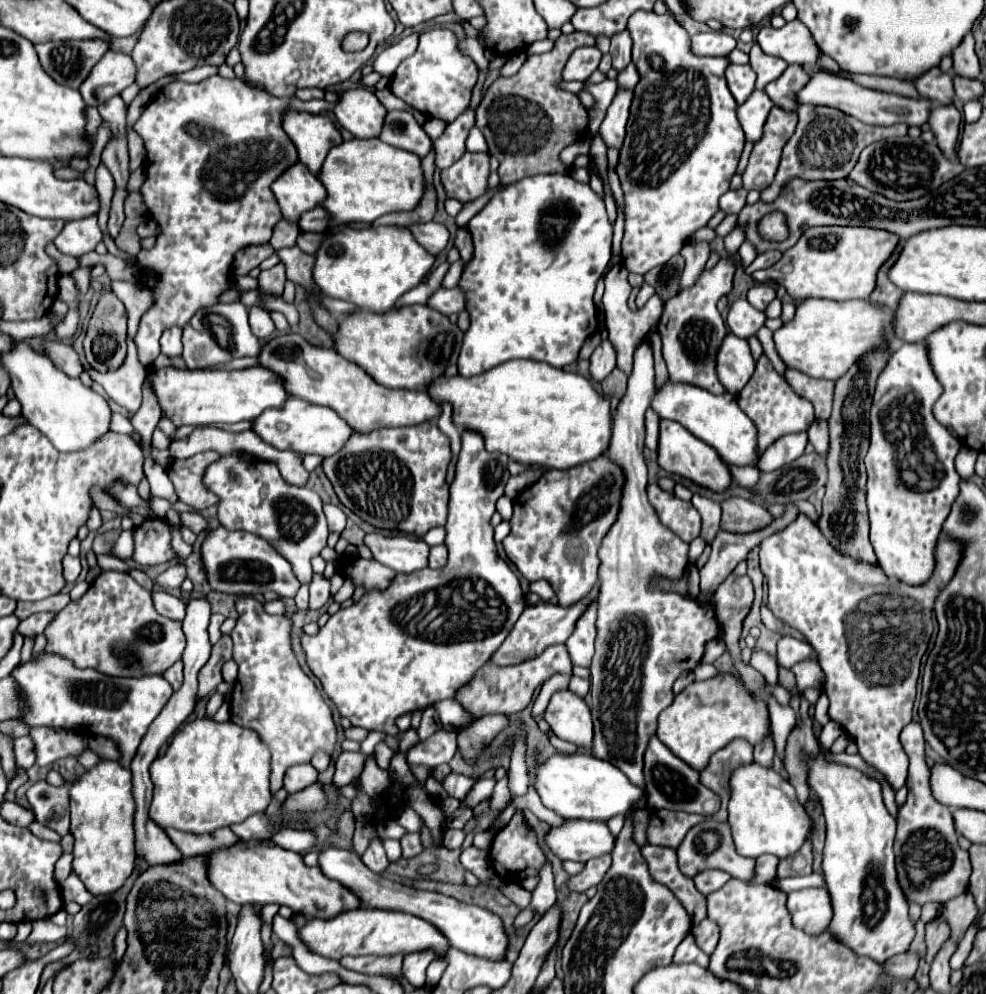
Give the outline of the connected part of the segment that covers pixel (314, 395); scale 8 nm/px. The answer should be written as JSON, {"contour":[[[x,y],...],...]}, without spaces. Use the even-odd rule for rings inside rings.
{"contour":[[[297,333],[275,335],[263,343],[261,367],[269,367],[279,375],[285,375],[285,387],[293,397],[301,397],[313,405],[331,407],[343,421],[347,421],[359,433],[371,433],[381,427],[409,427],[425,421],[435,421],[441,415],[437,401],[429,399],[425,391],[385,389],[367,371],[337,355],[333,349],[321,349],[309,345]]]}

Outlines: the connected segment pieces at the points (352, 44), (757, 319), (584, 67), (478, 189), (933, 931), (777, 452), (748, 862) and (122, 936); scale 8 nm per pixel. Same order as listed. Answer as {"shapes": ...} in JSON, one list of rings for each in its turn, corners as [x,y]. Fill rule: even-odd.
{"shapes":[[[[349,33],[349,35],[345,37],[345,41],[343,41],[343,49],[345,49],[345,51],[359,51],[359,49],[363,49],[367,43],[369,43],[369,39],[367,39],[365,33]]],[[[739,299],[729,307],[727,325],[729,325],[729,331],[735,333],[737,337],[749,339],[765,325],[765,319],[767,317],[763,311],[757,311],[749,301]]],[[[581,47],[573,51],[573,55],[569,57],[563,69],[563,79],[583,83],[597,69],[599,61],[601,61],[601,51],[597,47]]],[[[469,151],[449,169],[441,171],[441,181],[447,191],[447,197],[453,197],[461,203],[469,203],[481,197],[487,191],[489,179],[489,155],[473,155]]],[[[933,919],[927,923],[927,955],[925,955],[925,961],[927,963],[933,963],[935,955],[941,951],[941,947],[945,945],[945,941],[949,939],[951,931],[949,931],[949,925],[943,921],[943,919]]],[[[789,433],[779,437],[773,445],[767,447],[767,451],[761,455],[761,467],[759,471],[775,471],[777,467],[783,467],[791,463],[793,459],[803,455],[803,449],[807,445],[807,433]]],[[[707,819],[703,823],[699,823],[697,827],[689,829],[689,833],[685,835],[685,841],[677,849],[677,859],[679,859],[681,871],[687,877],[693,877],[705,869],[721,869],[741,881],[749,881],[753,877],[753,869],[755,869],[755,859],[745,859],[745,857],[737,855],[729,823],[727,821],[719,823],[715,819]]],[[[122,927],[115,936],[115,941],[114,941],[115,953],[113,956],[117,962],[122,959],[122,957],[126,952],[127,949],[126,938],[127,938],[127,932],[125,928]]]]}

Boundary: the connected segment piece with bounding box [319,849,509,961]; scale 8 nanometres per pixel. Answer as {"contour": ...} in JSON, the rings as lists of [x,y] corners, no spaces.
{"contour":[[[325,849],[319,857],[319,867],[329,875],[329,879],[337,879],[339,883],[349,885],[361,899],[365,899],[367,907],[375,909],[393,909],[393,911],[405,911],[411,915],[419,915],[421,919],[433,923],[451,943],[451,947],[461,949],[471,955],[481,955],[485,959],[497,959],[503,961],[509,951],[509,937],[503,929],[503,921],[477,905],[465,905],[449,895],[433,893],[433,891],[419,891],[401,883],[393,883],[389,879],[379,877],[371,869],[367,869],[361,863],[361,857],[355,851],[343,851],[343,849]]]}

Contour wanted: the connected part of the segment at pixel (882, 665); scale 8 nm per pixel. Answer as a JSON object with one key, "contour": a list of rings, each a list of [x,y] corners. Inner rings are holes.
{"contour":[[[799,513],[797,519],[787,527],[769,535],[761,543],[759,551],[761,571],[769,583],[767,607],[775,617],[787,621],[791,627],[803,633],[807,643],[817,649],[821,655],[819,665],[825,671],[825,693],[831,701],[829,717],[855,739],[859,755],[879,769],[893,789],[899,789],[907,779],[909,757],[899,743],[899,733],[912,721],[921,657],[927,651],[927,643],[933,633],[933,599],[937,597],[937,591],[953,577],[953,571],[961,559],[961,543],[951,541],[945,535],[941,535],[939,541],[933,577],[921,587],[905,587],[903,583],[897,583],[897,579],[885,579],[879,567],[865,567],[865,563],[845,559],[845,555],[829,545],[819,527],[805,513]],[[851,613],[853,621],[845,621]]]}

